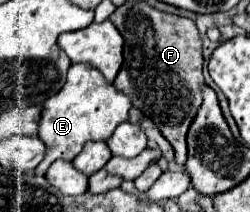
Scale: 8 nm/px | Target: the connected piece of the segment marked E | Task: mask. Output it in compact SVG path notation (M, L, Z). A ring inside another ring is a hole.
M71 65L65 87L45 103L39 123L39 137L47 145L47 153L45 159L37 165L35 173L45 175L49 165L57 159L71 161L87 141L107 141L109 135L113 135L115 127L129 119L129 109L131 99L123 91L117 91L111 83L107 83L93 65Z

